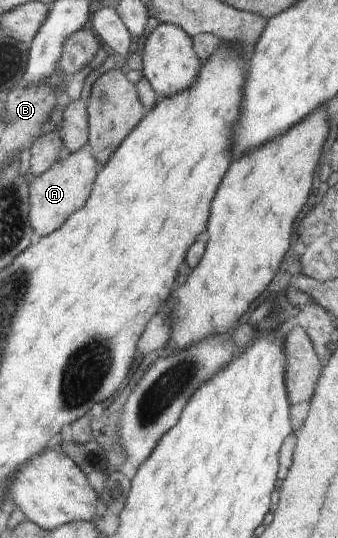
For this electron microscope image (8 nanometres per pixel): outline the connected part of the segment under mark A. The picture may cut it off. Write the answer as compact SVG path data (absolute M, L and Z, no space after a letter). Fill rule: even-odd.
M86 146L78 151L67 153L50 170L33 177L31 183L30 224L39 238L49 236L59 229L75 211L82 209L90 197L94 177L98 173L98 160Z

